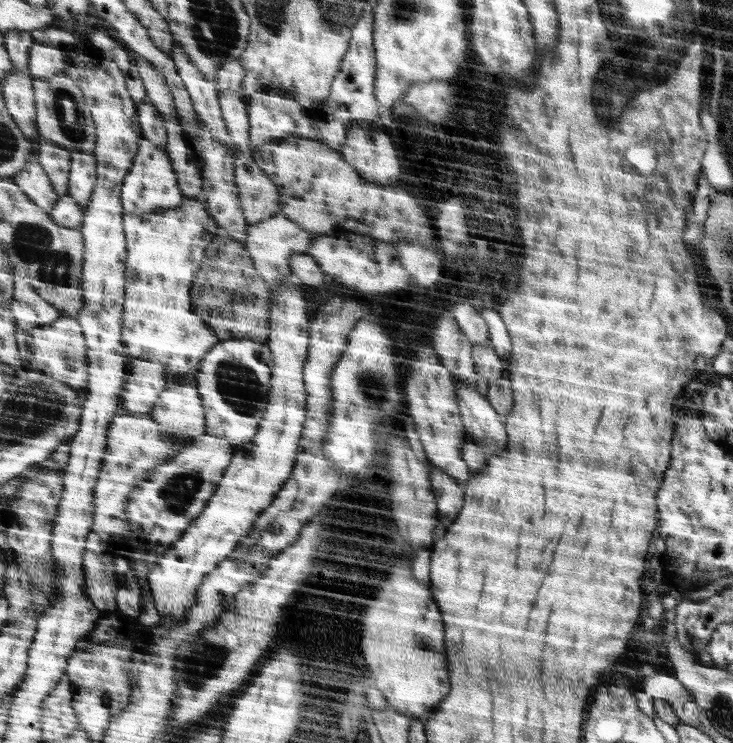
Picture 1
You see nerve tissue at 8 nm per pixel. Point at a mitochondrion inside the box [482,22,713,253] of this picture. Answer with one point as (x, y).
(608, 110)

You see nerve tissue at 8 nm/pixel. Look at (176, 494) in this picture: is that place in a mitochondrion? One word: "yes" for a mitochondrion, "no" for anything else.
yes

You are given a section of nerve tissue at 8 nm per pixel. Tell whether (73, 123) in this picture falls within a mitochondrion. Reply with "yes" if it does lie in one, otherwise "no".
yes

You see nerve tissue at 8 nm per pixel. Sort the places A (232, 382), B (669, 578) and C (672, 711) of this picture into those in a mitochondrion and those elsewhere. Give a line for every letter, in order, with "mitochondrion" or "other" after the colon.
A: mitochondrion
B: other
C: other

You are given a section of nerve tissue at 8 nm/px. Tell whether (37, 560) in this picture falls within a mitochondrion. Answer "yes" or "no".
yes

